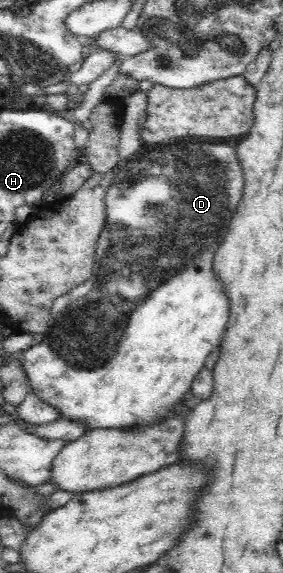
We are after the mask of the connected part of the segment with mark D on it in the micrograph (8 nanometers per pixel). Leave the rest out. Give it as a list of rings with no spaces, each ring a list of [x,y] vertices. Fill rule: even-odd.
[[[183,137],[177,142],[175,139],[149,146],[137,158],[124,158],[117,162],[116,168],[111,172],[113,176],[105,190],[105,226],[99,232],[94,258],[94,272],[89,280],[79,286],[73,287],[67,294],[62,294],[53,303],[50,314],[51,322],[39,344],[33,344],[22,353],[22,365],[27,373],[30,388],[43,402],[57,408],[62,418],[69,420],[82,420],[91,429],[103,428],[131,428],[131,426],[145,426],[165,418],[175,406],[181,402],[177,400],[191,388],[191,380],[201,372],[207,356],[219,346],[225,336],[225,326],[230,317],[230,306],[224,284],[216,277],[213,270],[213,259],[217,249],[229,230],[229,223],[237,210],[238,202],[242,199],[244,188],[244,174],[236,157],[235,147],[227,143],[213,143],[209,141],[187,141]]]

